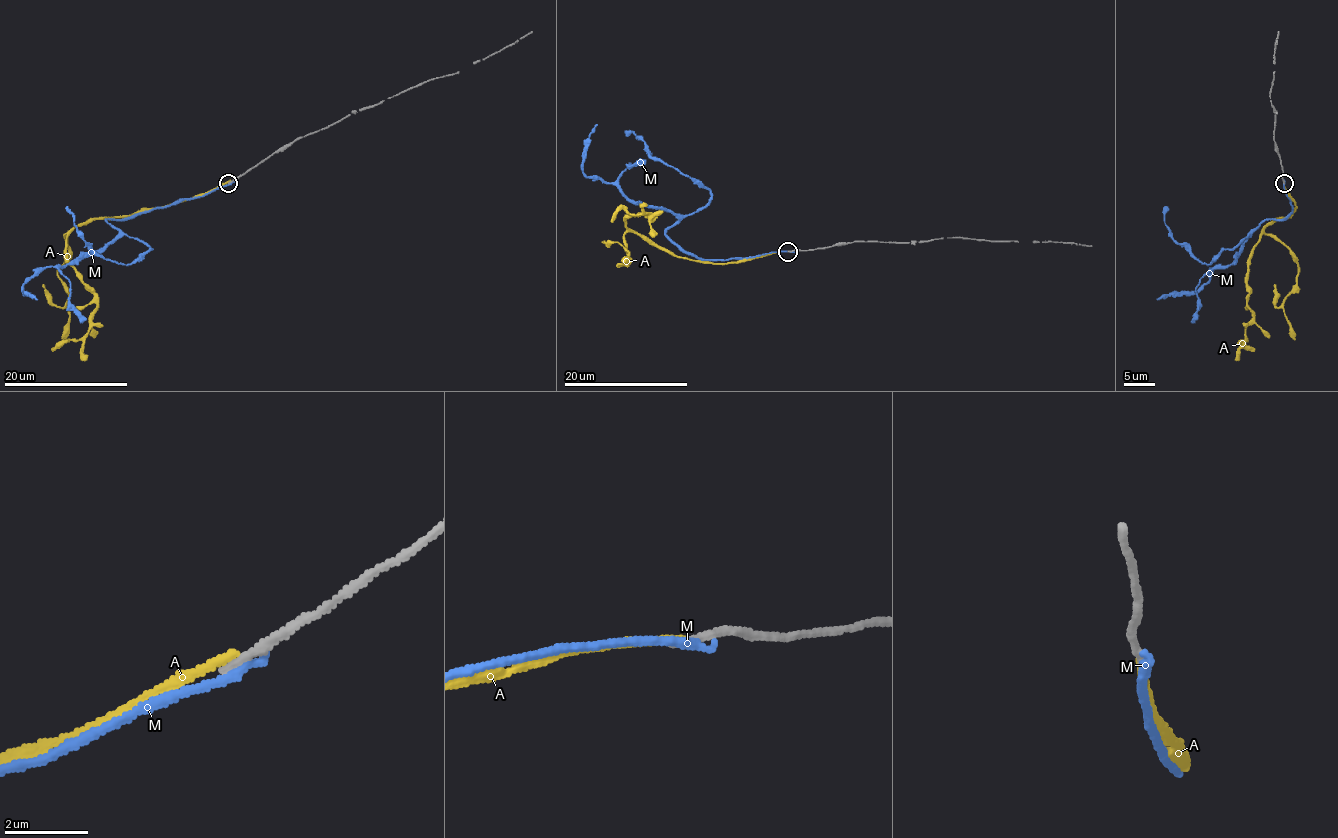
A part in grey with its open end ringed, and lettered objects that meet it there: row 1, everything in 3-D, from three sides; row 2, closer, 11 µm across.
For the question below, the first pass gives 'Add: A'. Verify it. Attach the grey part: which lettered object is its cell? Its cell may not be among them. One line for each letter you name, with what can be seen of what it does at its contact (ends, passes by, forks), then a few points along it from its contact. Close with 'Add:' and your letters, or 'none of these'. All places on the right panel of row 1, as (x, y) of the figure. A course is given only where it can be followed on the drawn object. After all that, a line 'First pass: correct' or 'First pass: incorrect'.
Add: none of these
First pass: incorrect

